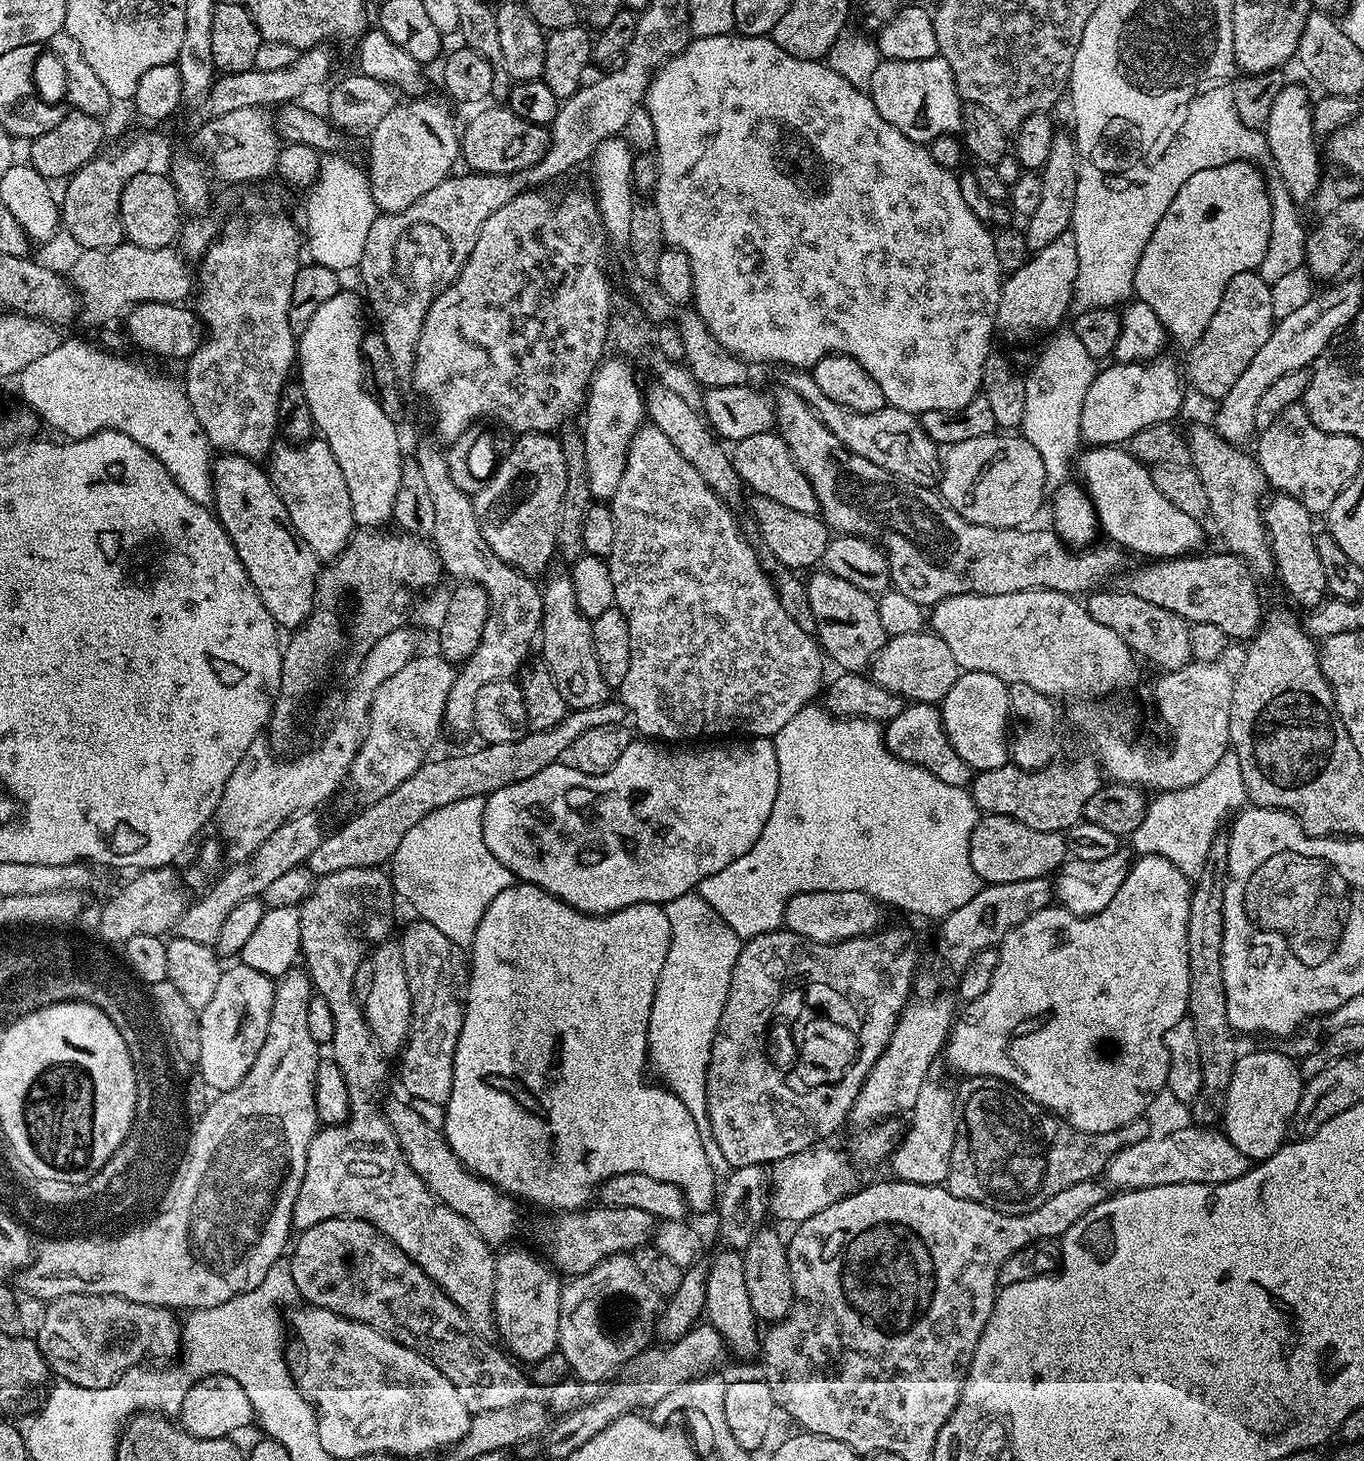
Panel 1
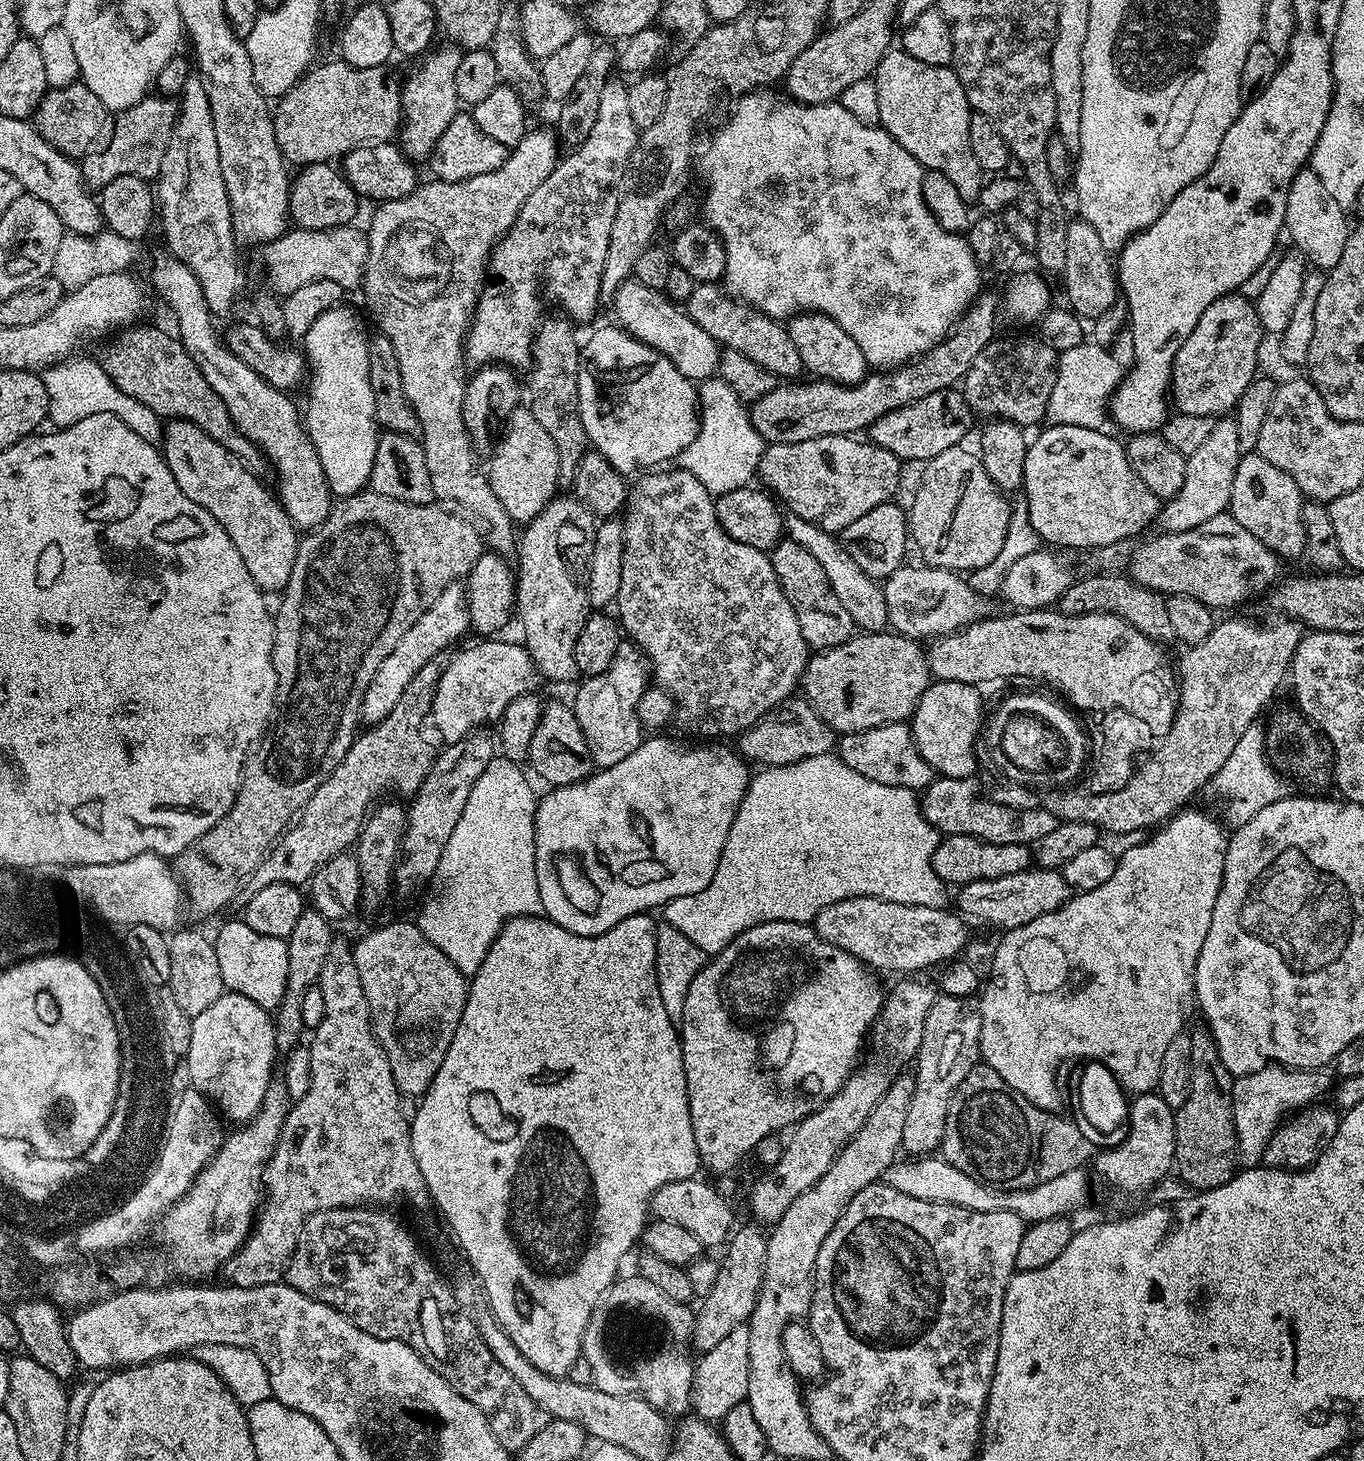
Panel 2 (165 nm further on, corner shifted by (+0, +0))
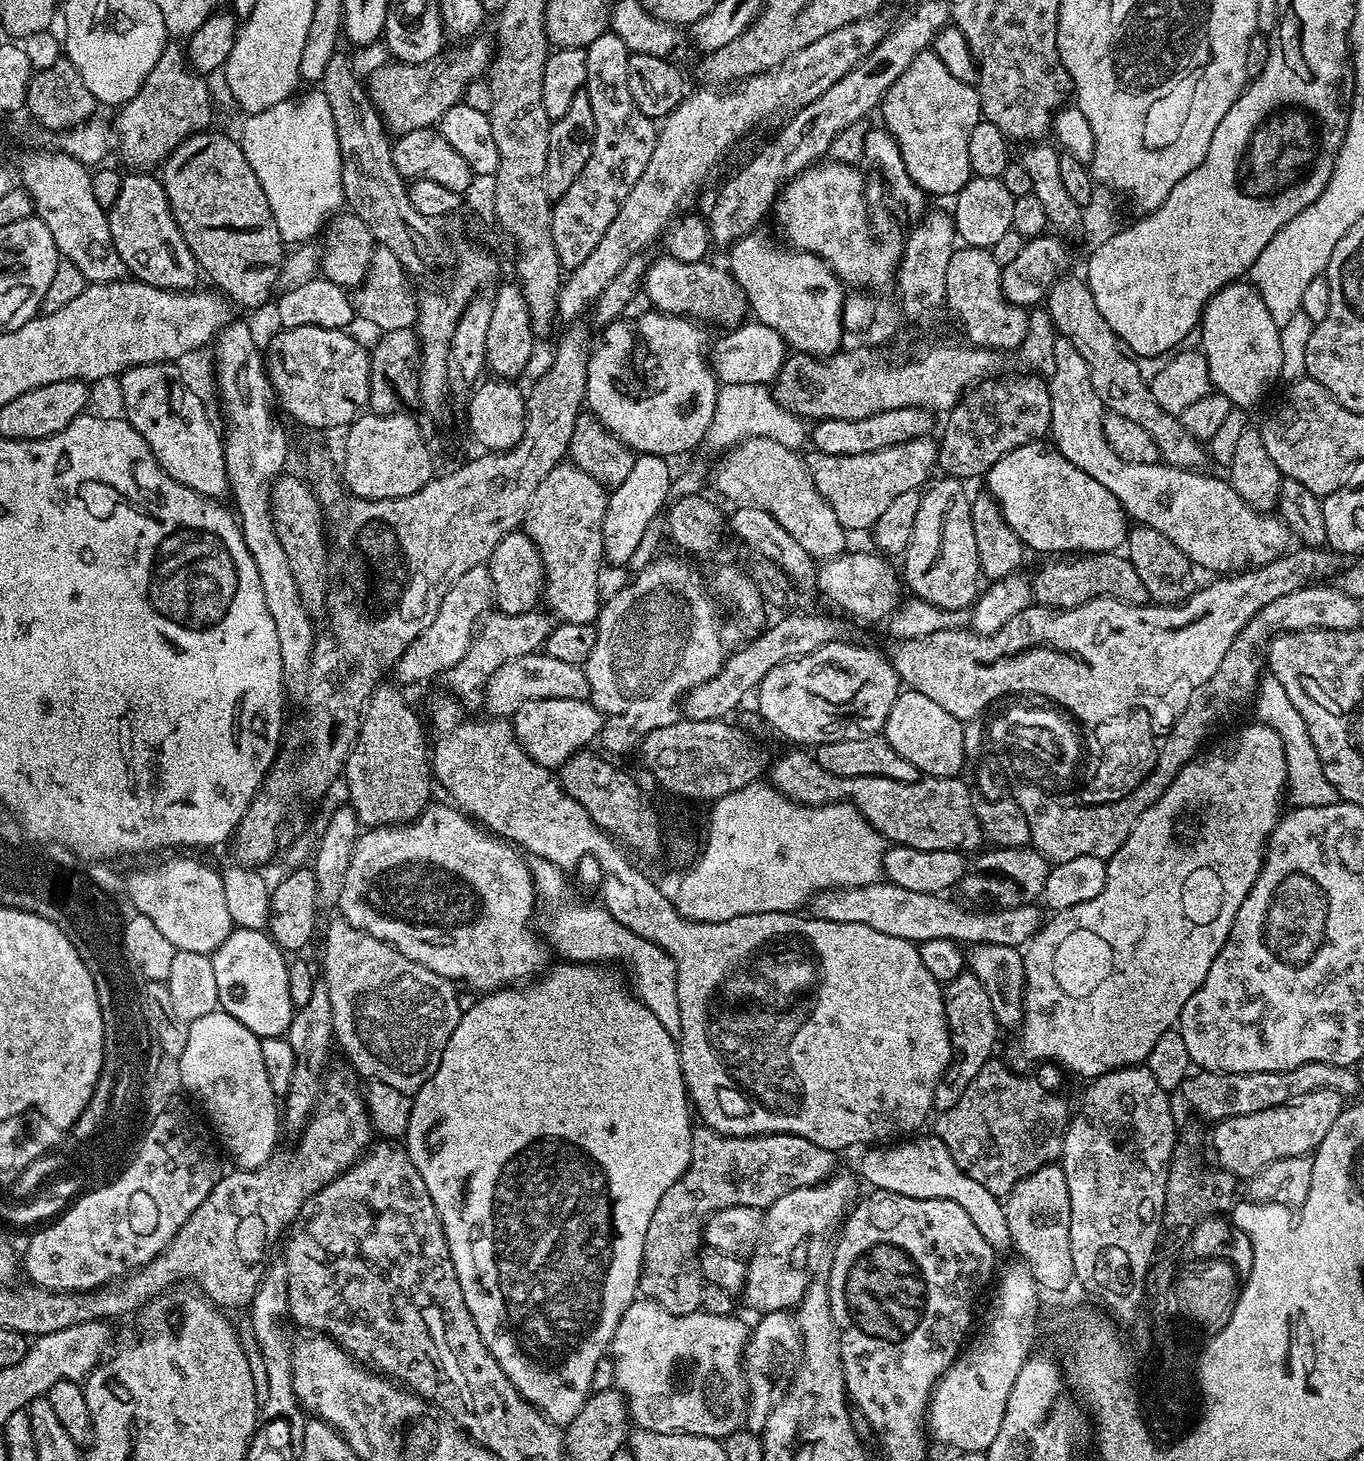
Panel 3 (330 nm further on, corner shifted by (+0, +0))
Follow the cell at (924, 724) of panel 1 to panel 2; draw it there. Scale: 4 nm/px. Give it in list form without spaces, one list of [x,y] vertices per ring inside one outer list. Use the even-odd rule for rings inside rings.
[[[904,722],[883,724],[877,728],[868,728],[865,732],[841,735],[838,740],[838,755],[846,762],[846,766],[858,770],[862,778],[882,782],[882,786],[923,790],[928,788],[938,776],[918,750],[912,737],[911,727]]]

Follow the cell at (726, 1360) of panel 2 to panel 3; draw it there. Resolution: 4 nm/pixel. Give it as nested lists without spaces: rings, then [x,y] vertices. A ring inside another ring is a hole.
[[[791,1311],[765,1312],[759,1319],[756,1325],[751,1325],[748,1345],[744,1347],[744,1376],[748,1379],[746,1424],[757,1434],[763,1433],[766,1418],[770,1418],[770,1410],[774,1410],[781,1395],[782,1385],[795,1373],[802,1355],[800,1327]]]

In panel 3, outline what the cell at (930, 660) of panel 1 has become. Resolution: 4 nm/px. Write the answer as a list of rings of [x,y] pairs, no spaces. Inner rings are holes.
[[[848,643],[827,644],[814,650],[814,654],[806,654],[797,660],[788,660],[774,666],[774,670],[770,670],[766,678],[762,678],[760,687],[756,689],[754,701],[760,707],[761,718],[774,731],[793,740],[796,743],[793,745],[815,746],[883,733],[890,706],[894,706],[902,691],[901,678],[883,651],[875,652],[872,648]]]

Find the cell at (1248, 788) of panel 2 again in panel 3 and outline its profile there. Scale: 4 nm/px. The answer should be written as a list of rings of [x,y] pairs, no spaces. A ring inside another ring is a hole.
[[[1265,673],[1260,677],[1260,684],[1257,688],[1254,701],[1255,716],[1257,721],[1274,729],[1280,738],[1283,739],[1283,750],[1286,754],[1288,768],[1288,783],[1286,790],[1289,801],[1292,800],[1293,807],[1308,808],[1310,806],[1328,806],[1339,801],[1337,790],[1326,778],[1322,770],[1321,759],[1314,749],[1314,742],[1310,739],[1309,730],[1306,729],[1305,719],[1294,707],[1294,702],[1287,697],[1282,682],[1274,678],[1271,673]]]

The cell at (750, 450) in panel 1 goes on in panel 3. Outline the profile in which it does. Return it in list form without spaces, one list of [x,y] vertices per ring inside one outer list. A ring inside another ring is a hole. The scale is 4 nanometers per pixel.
[[[928,436],[898,446],[886,446],[886,450],[874,450],[870,454],[822,454],[815,450],[809,453],[806,463],[814,486],[828,501],[830,510],[838,514],[838,522],[842,522],[845,530],[871,530],[894,498],[923,489],[929,483],[932,467],[935,469],[938,464],[937,441]]]

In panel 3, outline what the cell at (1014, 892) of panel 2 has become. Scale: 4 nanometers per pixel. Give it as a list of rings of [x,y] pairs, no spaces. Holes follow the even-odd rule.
[[[879,882],[819,892],[810,901],[810,912],[817,920],[858,922],[862,926],[870,926],[870,930],[882,930],[903,940],[955,940],[964,946],[993,944],[1020,948],[1027,945],[1042,923],[1042,915],[1036,904],[1013,908],[992,906],[987,910],[977,910],[950,897],[948,894],[918,894],[916,890],[902,890],[902,886],[897,884]]]

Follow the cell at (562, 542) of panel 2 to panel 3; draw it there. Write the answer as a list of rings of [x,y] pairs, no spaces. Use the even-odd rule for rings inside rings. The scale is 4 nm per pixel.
[[[562,462],[542,482],[538,482],[538,490],[530,498],[530,506],[524,515],[523,531],[534,542],[538,554],[544,563],[544,591],[543,603],[547,611],[557,621],[569,624],[582,622],[591,624],[599,616],[602,599],[598,590],[598,576],[605,563],[602,524],[603,515],[606,514],[609,493],[590,474],[578,470],[571,462]]]

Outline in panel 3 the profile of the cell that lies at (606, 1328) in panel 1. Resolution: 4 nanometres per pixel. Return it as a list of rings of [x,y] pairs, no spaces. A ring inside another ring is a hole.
[[[637,1298],[622,1314],[618,1322],[618,1330],[614,1330],[614,1338],[610,1349],[610,1359],[614,1366],[615,1387],[623,1394],[628,1402],[628,1410],[636,1428],[645,1428],[651,1432],[685,1432],[686,1434],[698,1434],[706,1438],[714,1438],[723,1441],[725,1436],[741,1431],[745,1427],[748,1414],[748,1379],[744,1376],[744,1347],[748,1345],[749,1325],[743,1324],[739,1315],[719,1316],[703,1310],[690,1314],[670,1314],[670,1310],[662,1310],[653,1300]]]

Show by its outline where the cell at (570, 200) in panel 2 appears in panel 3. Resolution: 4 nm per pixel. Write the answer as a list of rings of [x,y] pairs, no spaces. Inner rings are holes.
[[[611,30],[594,38],[586,49],[586,91],[596,119],[592,153],[582,174],[574,178],[574,186],[570,186],[570,190],[552,206],[552,241],[564,270],[574,270],[590,258],[602,234],[606,234],[610,222],[614,222],[614,214],[618,214],[626,194],[630,194],[634,182],[642,178],[650,154],[654,154],[658,128],[650,117],[638,110],[630,94],[630,86],[626,83],[629,55],[626,42]]]

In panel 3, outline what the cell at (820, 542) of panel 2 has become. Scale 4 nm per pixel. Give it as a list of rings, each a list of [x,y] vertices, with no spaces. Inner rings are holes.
[[[770,438],[744,440],[721,455],[724,457],[716,464],[716,488],[726,499],[733,500],[733,505],[766,510],[802,550],[811,554],[813,561],[823,562],[845,551],[846,530],[838,522],[838,514],[830,510],[828,501],[818,494],[805,457],[800,455]]]

